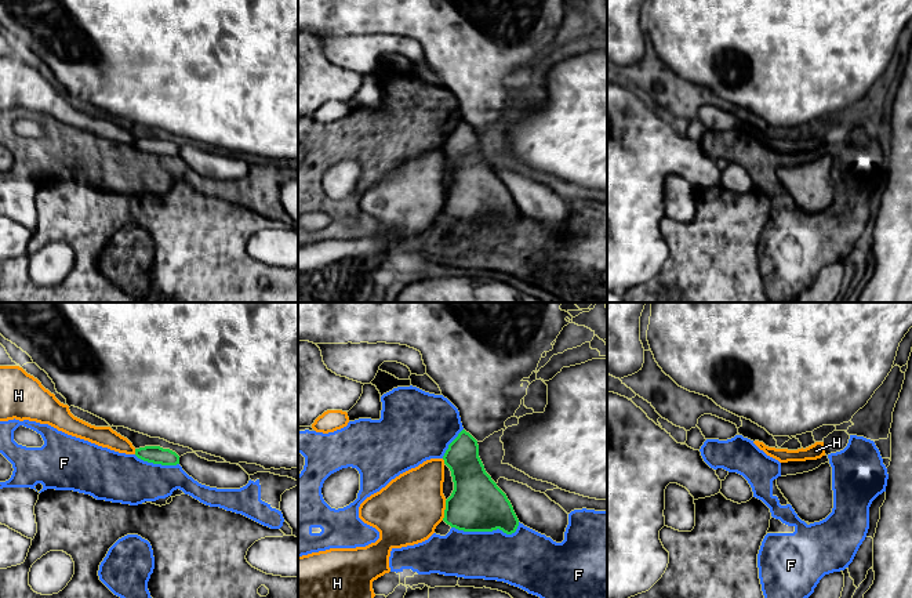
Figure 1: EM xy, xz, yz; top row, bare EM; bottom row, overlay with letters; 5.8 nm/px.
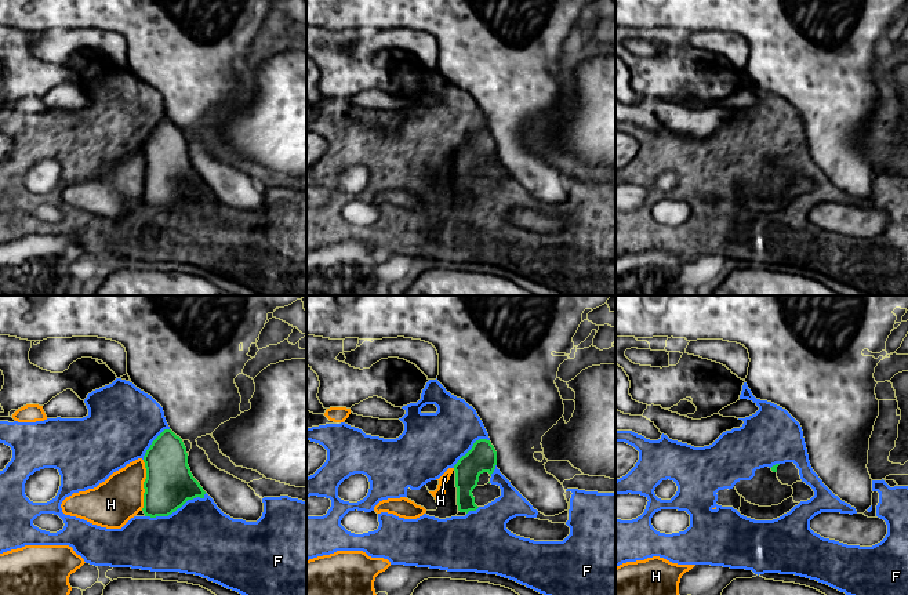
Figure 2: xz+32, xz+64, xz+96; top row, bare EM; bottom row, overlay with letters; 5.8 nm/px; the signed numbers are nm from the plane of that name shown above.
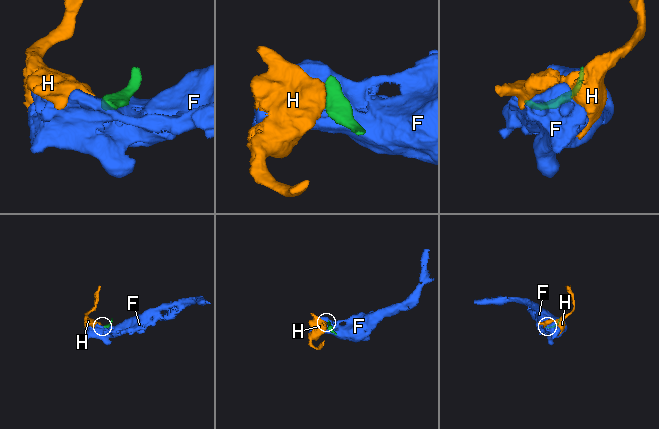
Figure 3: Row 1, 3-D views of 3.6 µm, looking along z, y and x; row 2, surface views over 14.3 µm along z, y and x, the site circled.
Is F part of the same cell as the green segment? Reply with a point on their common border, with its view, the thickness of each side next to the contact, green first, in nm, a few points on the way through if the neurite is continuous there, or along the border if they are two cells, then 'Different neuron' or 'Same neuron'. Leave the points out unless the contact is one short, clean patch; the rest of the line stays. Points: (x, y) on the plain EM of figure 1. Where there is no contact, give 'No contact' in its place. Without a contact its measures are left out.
Touches green at xz (487, 221). Thickness 320 nm (green) against 300 nm. Different neuron

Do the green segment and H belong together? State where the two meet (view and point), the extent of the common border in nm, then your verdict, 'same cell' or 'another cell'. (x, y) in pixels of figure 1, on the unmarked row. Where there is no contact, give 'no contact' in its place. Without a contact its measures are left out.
meets green in xz at (444, 200); contact 120 nm long; another cell

